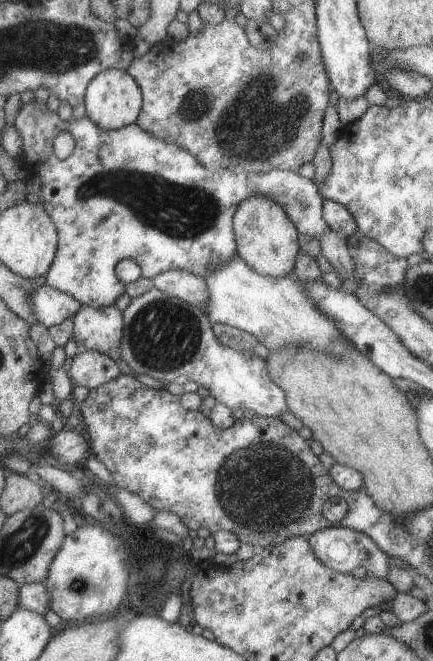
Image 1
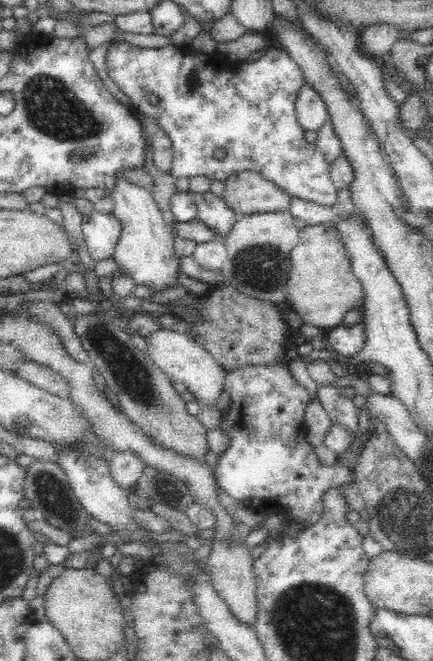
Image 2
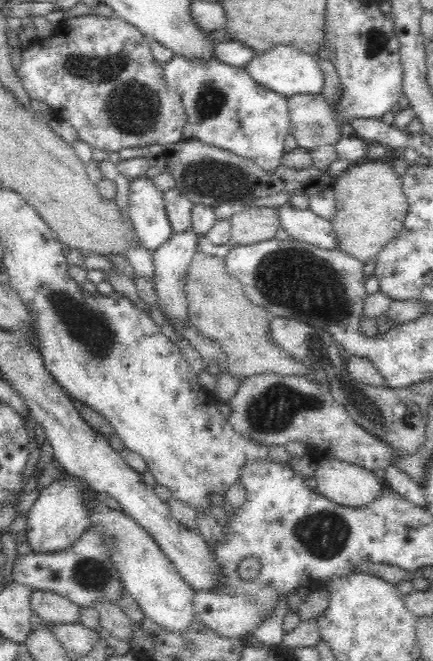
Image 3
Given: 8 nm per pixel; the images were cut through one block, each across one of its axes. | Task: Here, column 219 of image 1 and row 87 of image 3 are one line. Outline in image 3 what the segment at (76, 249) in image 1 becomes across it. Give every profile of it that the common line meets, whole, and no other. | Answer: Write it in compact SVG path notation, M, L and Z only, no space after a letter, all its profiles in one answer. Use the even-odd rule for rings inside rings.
M174 56L164 66L164 76L168 88L180 96L186 108L194 138L214 148L224 148L250 158L268 174L280 166L284 142L290 134L290 108L284 96L262 88L262 84L250 78L248 70L232 68L218 60L208 64L190 64L188 60Z

